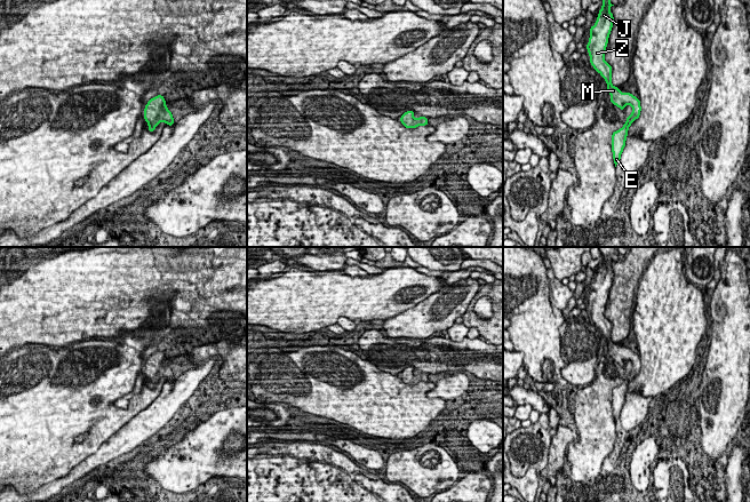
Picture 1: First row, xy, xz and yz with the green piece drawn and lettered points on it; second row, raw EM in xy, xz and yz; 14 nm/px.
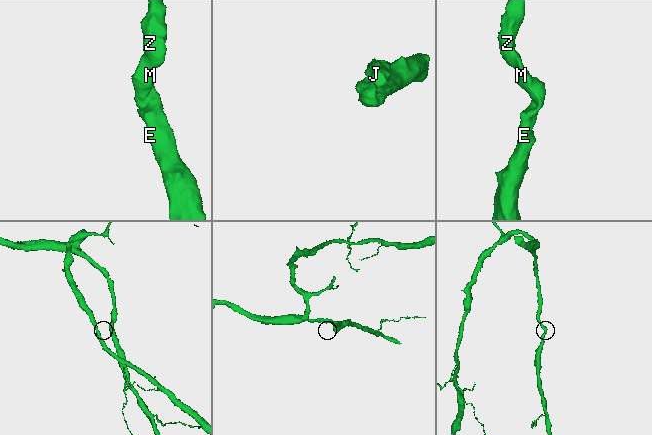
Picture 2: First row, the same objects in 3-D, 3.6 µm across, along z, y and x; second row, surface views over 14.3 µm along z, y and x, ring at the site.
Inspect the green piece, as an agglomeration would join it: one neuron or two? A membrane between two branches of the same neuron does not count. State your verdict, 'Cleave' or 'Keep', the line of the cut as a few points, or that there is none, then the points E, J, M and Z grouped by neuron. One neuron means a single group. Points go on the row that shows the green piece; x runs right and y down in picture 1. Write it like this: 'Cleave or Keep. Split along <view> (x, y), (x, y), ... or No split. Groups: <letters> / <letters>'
Keep. No split. Groups: E J M Z

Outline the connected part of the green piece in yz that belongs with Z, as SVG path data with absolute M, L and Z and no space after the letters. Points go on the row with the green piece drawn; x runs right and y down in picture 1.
M604 0L603 7L599 10L596 24L590 27L590 39L587 49L590 56L590 64L607 82L607 91L611 94L611 99L614 105L619 106L622 111L627 104L632 106L632 113L627 118L624 126L614 132L612 135L612 152L614 165L620 164L620 158L625 146L628 129L631 123L639 118L641 106L639 98L635 97L631 93L621 93L620 88L612 85L612 66L605 62L605 51L608 43L609 33L613 27L614 17L609 8L614 6L609 0Z

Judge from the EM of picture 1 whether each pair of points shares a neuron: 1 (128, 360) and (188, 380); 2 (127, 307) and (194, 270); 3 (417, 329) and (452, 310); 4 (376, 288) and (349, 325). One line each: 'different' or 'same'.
1: same
2: same
3: same
4: different

